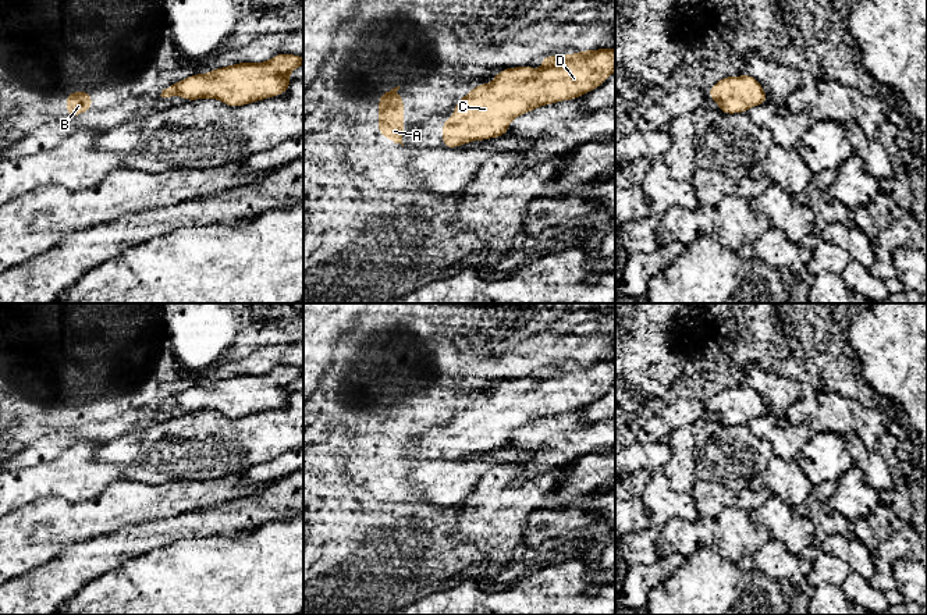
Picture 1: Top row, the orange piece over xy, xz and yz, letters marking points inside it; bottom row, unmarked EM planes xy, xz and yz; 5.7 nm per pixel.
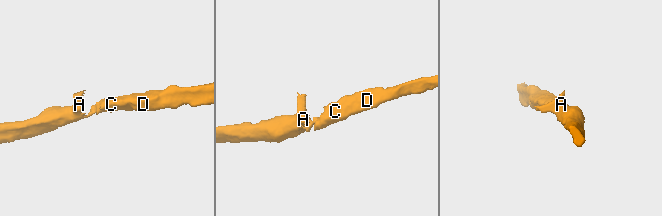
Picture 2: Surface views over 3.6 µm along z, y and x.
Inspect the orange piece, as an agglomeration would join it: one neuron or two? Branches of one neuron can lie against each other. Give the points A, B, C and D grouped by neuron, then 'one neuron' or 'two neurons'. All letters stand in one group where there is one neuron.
A B C D; one neuron

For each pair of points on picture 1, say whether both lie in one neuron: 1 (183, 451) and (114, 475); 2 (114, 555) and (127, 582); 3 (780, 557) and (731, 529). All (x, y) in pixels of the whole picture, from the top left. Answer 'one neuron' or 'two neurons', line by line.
1: two neurons
2: two neurons
3: two neurons

